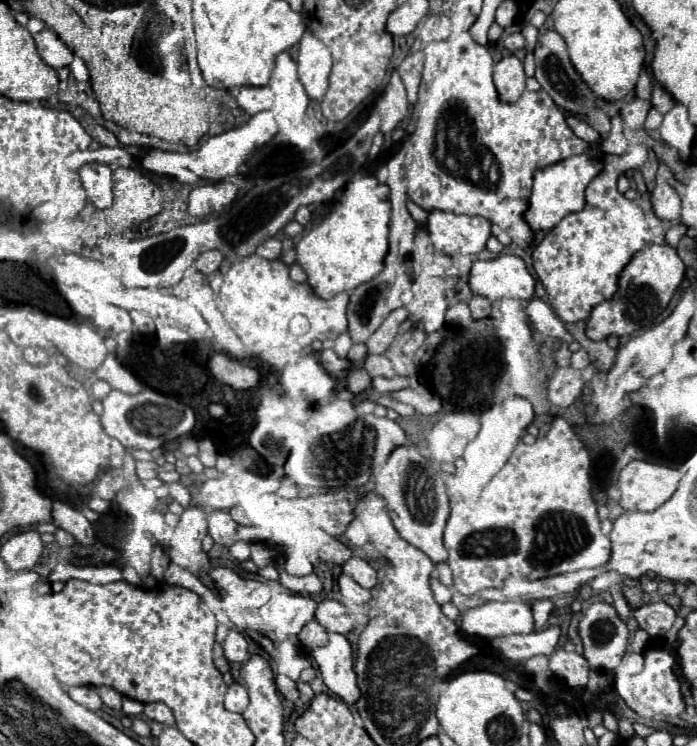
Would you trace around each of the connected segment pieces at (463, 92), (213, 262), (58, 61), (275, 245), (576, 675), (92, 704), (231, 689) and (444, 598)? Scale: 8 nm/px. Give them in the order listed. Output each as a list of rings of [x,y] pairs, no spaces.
[[[452,10],[450,20],[450,64],[442,76],[428,84],[418,110],[416,130],[408,134],[408,140],[414,146],[414,160],[408,168],[408,198],[426,212],[446,210],[454,214],[484,216],[506,230],[516,244],[526,248],[534,240],[534,234],[524,220],[534,172],[568,156],[584,154],[590,150],[590,144],[580,140],[568,128],[566,116],[544,90],[526,90],[514,104],[498,100],[498,92],[492,82],[492,56],[486,46],[476,44],[470,36],[470,26],[476,22],[476,16],[468,10]]]
[[[206,250],[204,254],[200,254],[200,258],[196,258],[194,266],[196,266],[202,274],[210,276],[210,274],[214,274],[214,272],[220,268],[222,260],[224,260],[224,254],[222,254],[220,250]]]
[[[42,30],[34,36],[38,52],[42,56],[42,60],[52,66],[54,70],[60,70],[64,66],[70,66],[70,62],[74,60],[72,50],[56,36],[56,32],[52,30]]]
[[[268,238],[256,248],[256,254],[266,260],[276,260],[282,254],[282,242],[278,238]]]
[[[556,650],[550,656],[550,672],[560,676],[574,690],[586,688],[590,676],[586,658],[578,652],[566,652],[566,650]]]
[[[72,686],[72,688],[65,690],[72,700],[76,700],[78,704],[82,704],[88,710],[98,710],[102,706],[100,696],[96,694],[94,688],[88,688],[88,686]]]
[[[234,682],[232,686],[228,686],[228,692],[224,696],[224,706],[230,712],[244,712],[248,706],[248,692],[242,684]]]
[[[432,578],[430,580],[430,586],[432,586],[432,592],[434,592],[434,598],[438,604],[444,604],[444,602],[450,602],[452,598],[452,590],[448,586],[444,586],[438,578]]]

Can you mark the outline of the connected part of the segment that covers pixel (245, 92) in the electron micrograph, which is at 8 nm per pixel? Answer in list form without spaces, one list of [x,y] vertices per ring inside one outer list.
[[[242,86],[240,94],[236,96],[236,102],[240,108],[244,108],[248,114],[256,114],[262,110],[268,110],[272,106],[272,90],[268,86],[254,88],[254,86]]]

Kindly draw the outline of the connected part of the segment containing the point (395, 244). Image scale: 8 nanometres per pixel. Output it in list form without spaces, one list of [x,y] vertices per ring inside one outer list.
[[[396,156],[396,162],[388,164],[388,178],[386,184],[390,186],[390,204],[392,204],[392,222],[390,222],[390,250],[384,258],[384,268],[382,272],[372,278],[370,282],[358,286],[350,294],[350,304],[348,304],[348,332],[352,336],[352,342],[366,342],[378,326],[384,322],[384,318],[404,306],[402,302],[402,292],[418,292],[418,276],[420,276],[420,260],[416,258],[416,230],[418,224],[412,220],[410,212],[406,210],[406,176],[404,176],[404,164],[398,162],[400,158]]]

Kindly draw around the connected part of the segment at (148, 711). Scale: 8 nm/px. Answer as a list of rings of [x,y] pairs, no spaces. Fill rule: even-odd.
[[[150,702],[150,704],[146,704],[144,706],[144,716],[148,720],[156,720],[156,722],[162,722],[166,726],[172,726],[174,724],[172,710],[166,704],[162,704],[162,702]]]

